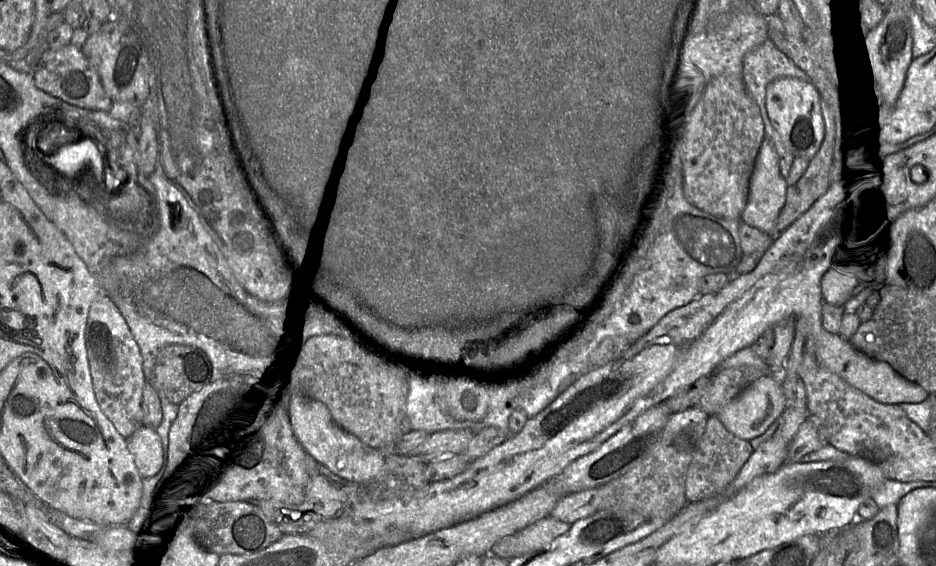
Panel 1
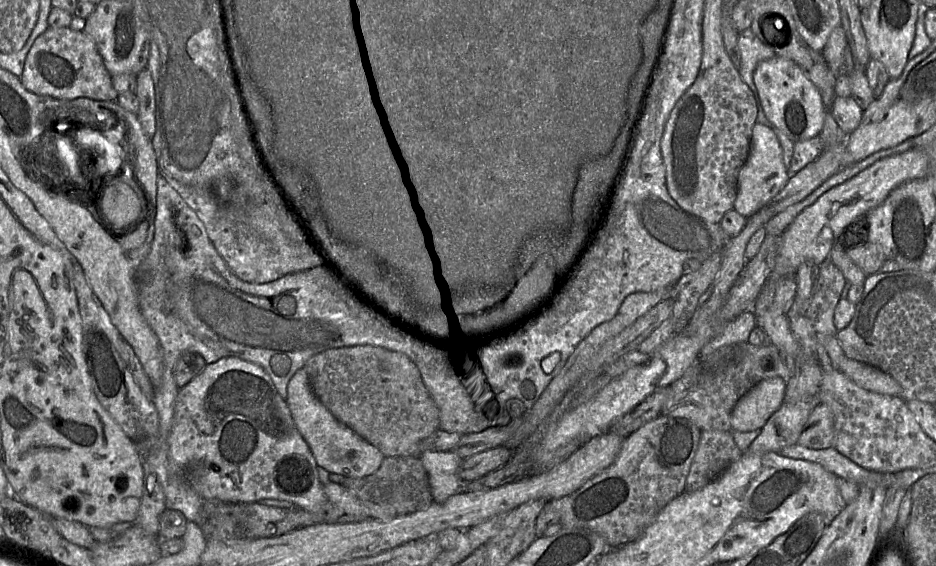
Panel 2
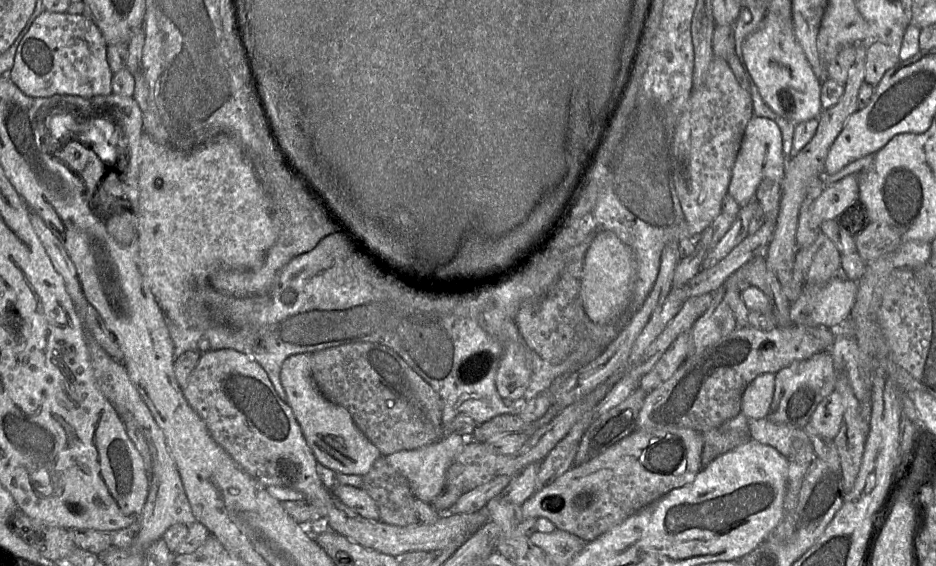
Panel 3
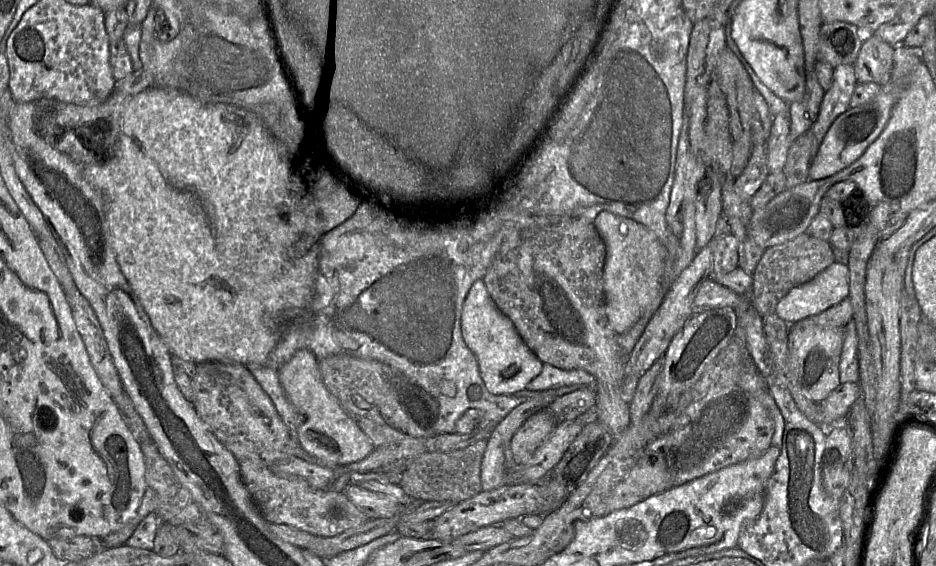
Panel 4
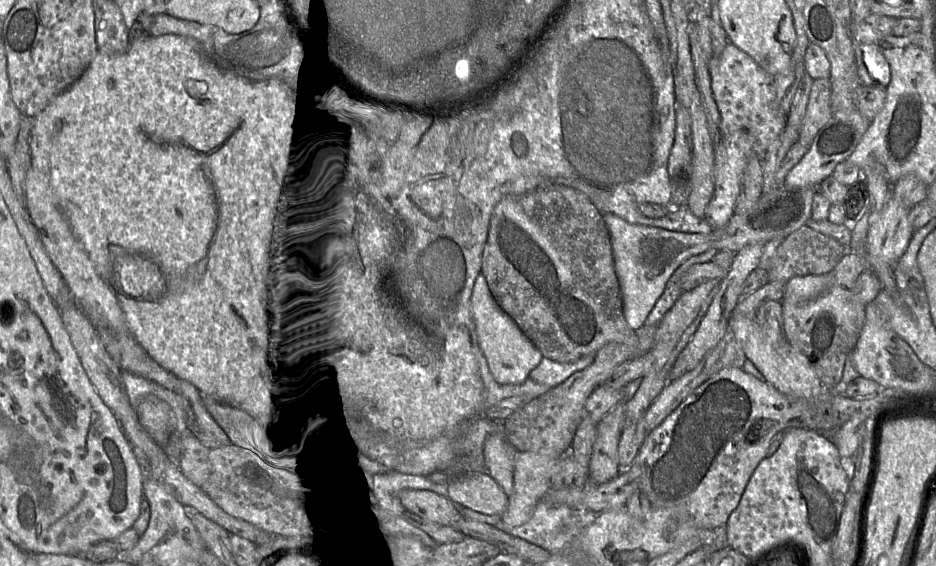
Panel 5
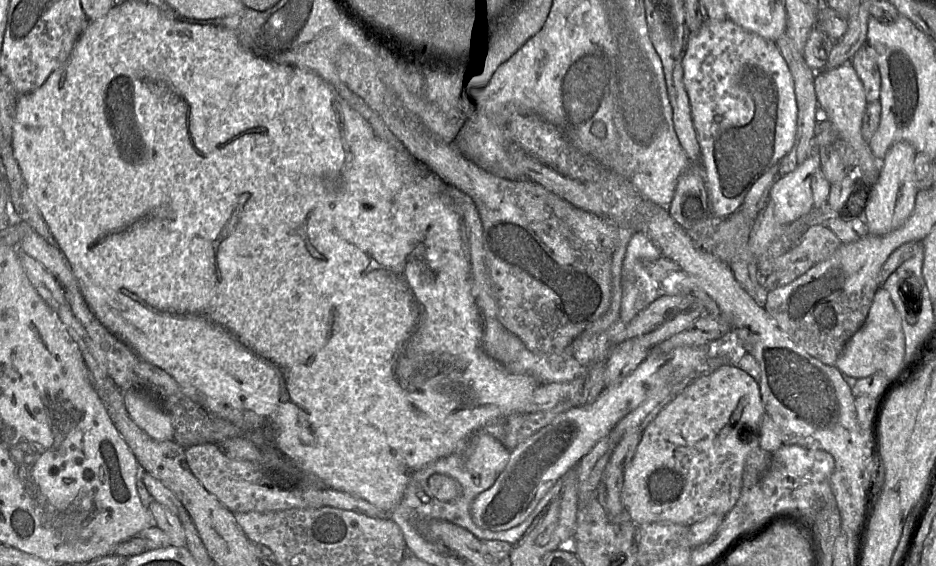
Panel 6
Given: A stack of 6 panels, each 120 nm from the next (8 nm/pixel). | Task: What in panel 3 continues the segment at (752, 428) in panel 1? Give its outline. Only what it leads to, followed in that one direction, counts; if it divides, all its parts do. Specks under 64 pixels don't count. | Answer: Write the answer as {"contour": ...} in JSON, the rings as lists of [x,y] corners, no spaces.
{"contour":[[[775,373],[758,375],[745,389],[741,414],[748,419],[765,418],[769,412],[775,388]]]}

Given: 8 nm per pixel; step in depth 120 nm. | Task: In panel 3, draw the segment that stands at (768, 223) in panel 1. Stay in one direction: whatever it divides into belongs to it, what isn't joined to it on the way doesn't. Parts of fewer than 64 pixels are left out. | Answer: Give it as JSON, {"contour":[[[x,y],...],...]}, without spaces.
{"contour":[[[753,115],[745,129],[741,147],[732,169],[732,177],[728,193],[736,200],[740,207],[743,207],[755,199],[757,189],[763,179],[767,178],[776,180],[781,184],[781,188],[783,189],[786,163],[787,157],[784,153],[783,138],[779,126],[773,120],[766,117]]]}

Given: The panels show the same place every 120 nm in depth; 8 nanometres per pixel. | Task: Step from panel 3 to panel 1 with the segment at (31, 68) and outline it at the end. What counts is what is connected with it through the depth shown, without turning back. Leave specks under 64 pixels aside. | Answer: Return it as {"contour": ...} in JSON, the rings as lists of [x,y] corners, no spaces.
{"contour":[[[72,43],[58,49],[45,49],[32,75],[40,90],[71,105],[108,112],[112,107],[113,100],[106,93],[95,67],[82,49]]]}

